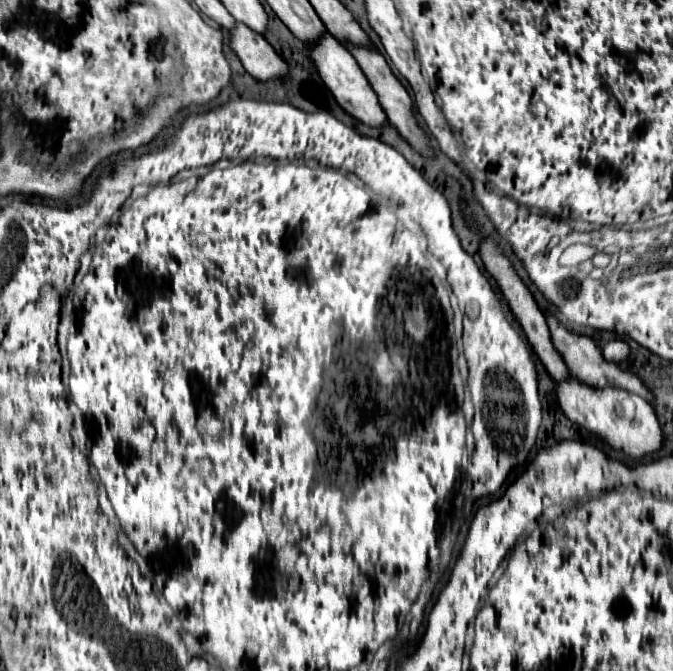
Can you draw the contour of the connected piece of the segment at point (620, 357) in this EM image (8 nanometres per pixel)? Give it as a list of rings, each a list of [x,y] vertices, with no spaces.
[[[614,339],[614,341],[610,341],[610,343],[604,345],[602,353],[604,353],[604,359],[606,359],[606,361],[620,363],[620,361],[624,361],[624,359],[628,357],[630,347],[628,347],[628,343],[624,343],[624,341],[620,341],[620,339]]]

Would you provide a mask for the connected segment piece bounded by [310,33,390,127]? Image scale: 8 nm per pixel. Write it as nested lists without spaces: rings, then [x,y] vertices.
[[[330,33],[324,35],[316,45],[310,47],[312,53],[312,61],[322,77],[322,81],[326,83],[326,87],[332,91],[332,95],[336,97],[338,105],[352,117],[356,117],[358,121],[362,121],[368,127],[390,127],[390,121],[384,113],[384,109],[378,103],[376,91],[370,87],[364,71],[360,69],[358,61],[350,55],[350,51],[346,47],[342,47]]]

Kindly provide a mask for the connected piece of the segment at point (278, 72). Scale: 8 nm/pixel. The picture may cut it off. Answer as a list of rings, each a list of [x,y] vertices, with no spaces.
[[[240,23],[236,31],[226,33],[234,53],[240,57],[242,65],[252,77],[260,81],[270,81],[288,75],[290,65],[274,51],[274,47],[260,33],[252,31],[250,27],[244,27],[244,23]]]

